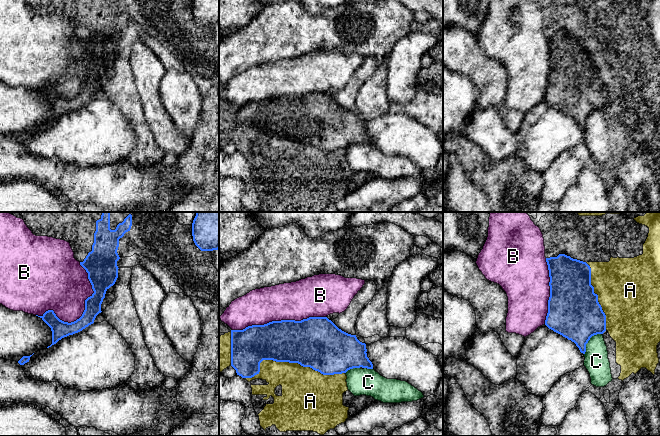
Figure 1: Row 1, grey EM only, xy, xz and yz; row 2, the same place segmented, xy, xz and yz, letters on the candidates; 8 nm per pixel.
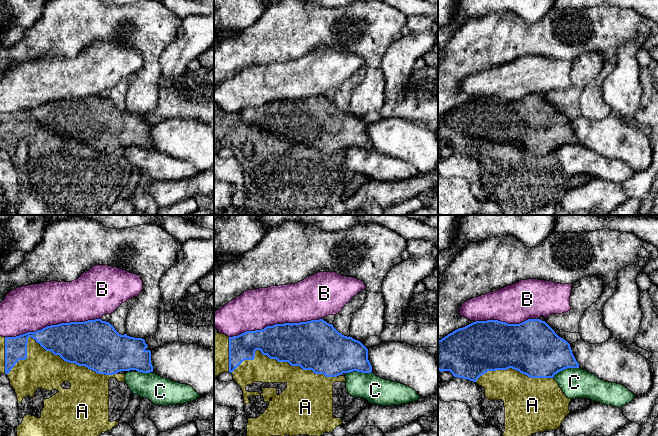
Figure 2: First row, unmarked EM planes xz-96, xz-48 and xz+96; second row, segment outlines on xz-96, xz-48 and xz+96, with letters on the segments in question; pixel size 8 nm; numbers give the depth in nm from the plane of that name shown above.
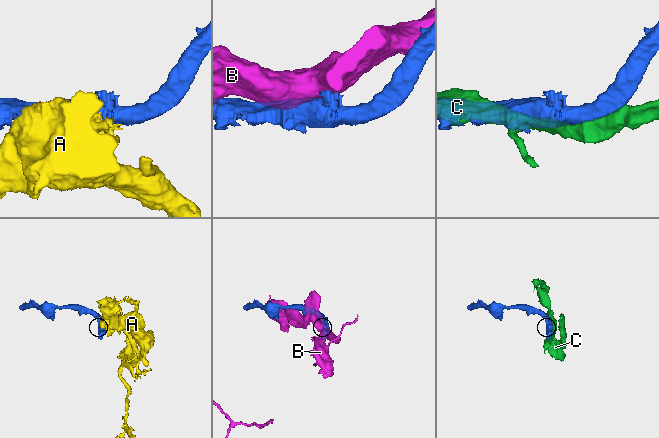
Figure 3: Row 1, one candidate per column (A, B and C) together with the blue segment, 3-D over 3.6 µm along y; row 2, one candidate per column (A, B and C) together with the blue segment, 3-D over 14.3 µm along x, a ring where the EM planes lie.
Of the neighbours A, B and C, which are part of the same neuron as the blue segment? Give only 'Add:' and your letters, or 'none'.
Add: none

